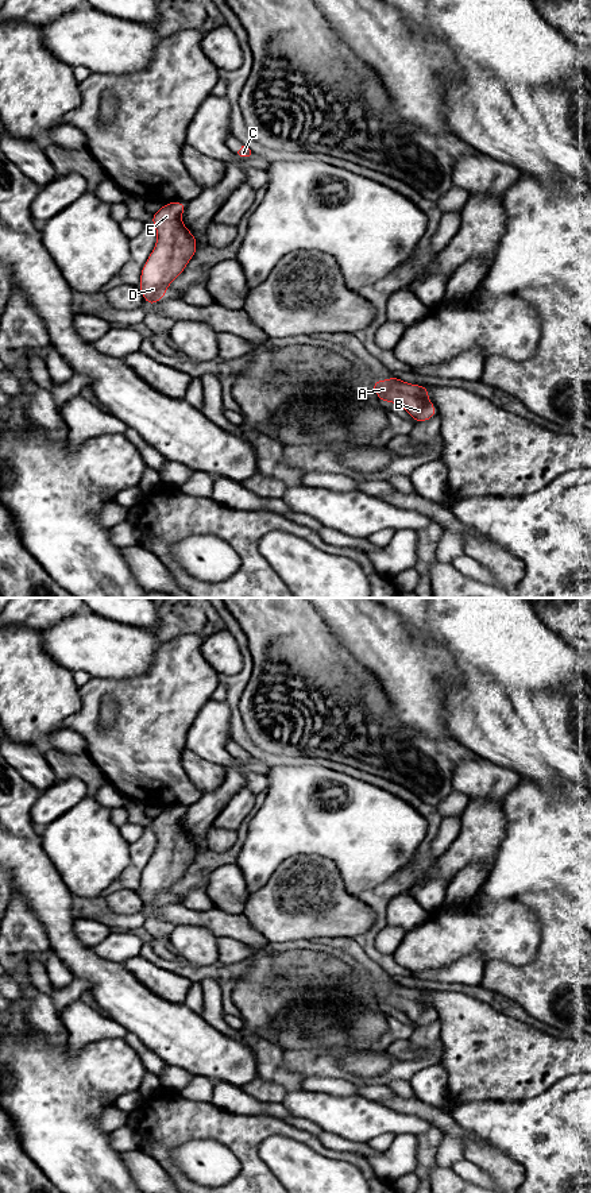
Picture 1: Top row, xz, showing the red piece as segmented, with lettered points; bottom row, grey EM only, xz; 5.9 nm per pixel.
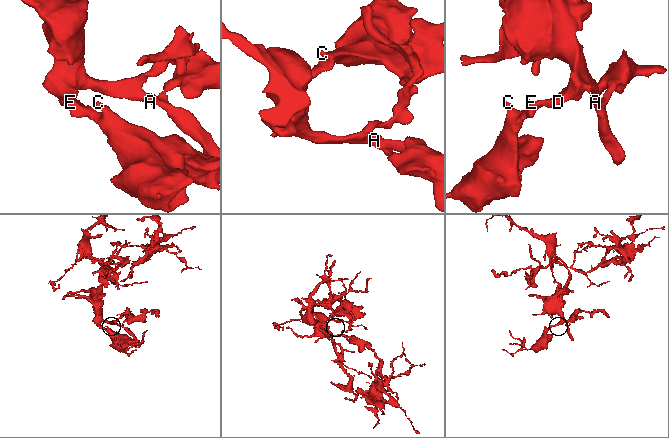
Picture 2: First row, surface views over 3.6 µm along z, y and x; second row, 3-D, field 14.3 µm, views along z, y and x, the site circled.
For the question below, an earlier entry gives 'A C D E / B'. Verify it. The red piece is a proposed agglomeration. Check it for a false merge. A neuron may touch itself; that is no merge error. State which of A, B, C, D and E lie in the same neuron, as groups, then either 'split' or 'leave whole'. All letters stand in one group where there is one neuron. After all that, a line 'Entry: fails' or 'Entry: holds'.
A B C D E; leave whole
Entry: fails

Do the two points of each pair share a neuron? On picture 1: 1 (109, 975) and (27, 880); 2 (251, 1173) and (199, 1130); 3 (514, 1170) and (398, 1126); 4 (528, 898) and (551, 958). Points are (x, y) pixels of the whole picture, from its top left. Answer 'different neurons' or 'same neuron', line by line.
1: same neuron
2: same neuron
3: different neurons
4: same neuron

